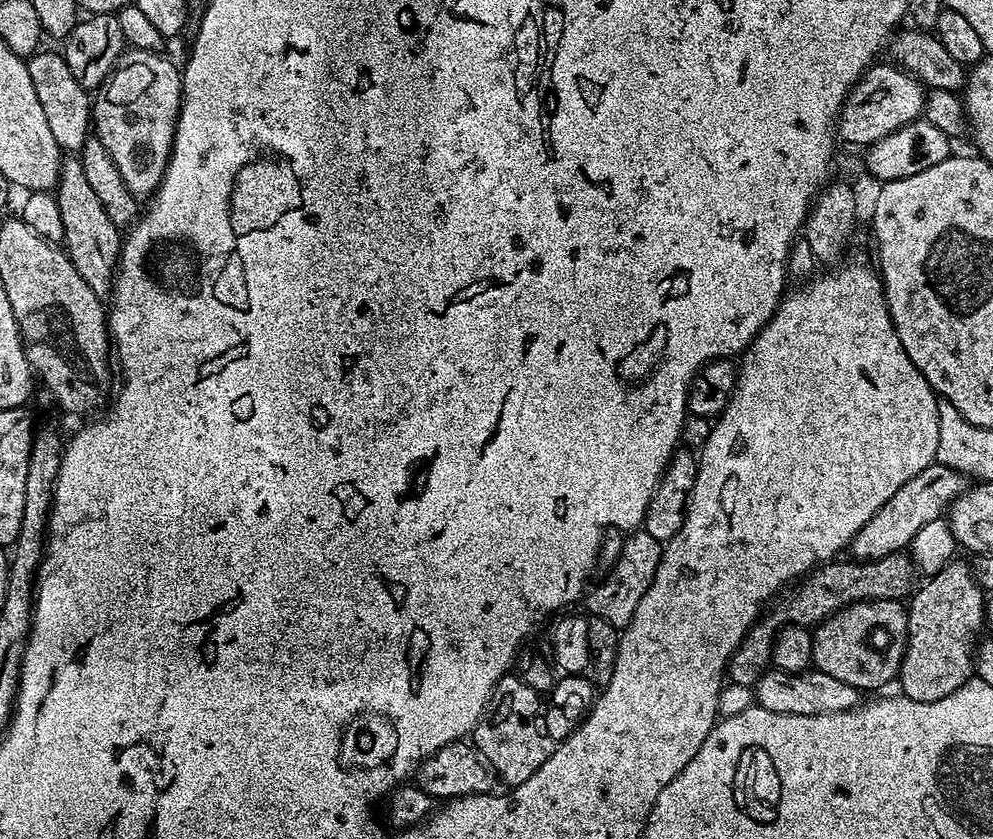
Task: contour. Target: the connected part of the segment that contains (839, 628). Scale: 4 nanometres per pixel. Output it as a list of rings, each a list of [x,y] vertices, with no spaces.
[[[863,600],[839,608],[833,616],[815,625],[812,632],[812,662],[815,671],[831,674],[861,690],[880,688],[897,679],[908,641],[908,610],[899,600]]]

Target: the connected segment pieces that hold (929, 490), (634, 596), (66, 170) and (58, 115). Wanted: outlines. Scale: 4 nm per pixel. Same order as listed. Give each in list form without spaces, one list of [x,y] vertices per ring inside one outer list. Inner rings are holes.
[[[931,464],[922,470],[922,474],[914,474],[906,486],[898,486],[898,491],[854,534],[850,545],[850,556],[853,561],[863,562],[886,558],[895,552],[904,552],[911,545],[914,534],[926,526],[926,522],[941,519],[951,508],[957,498],[966,490],[966,477],[961,472],[950,470],[941,464]],[[852,552],[852,553],[851,553]]]
[[[637,530],[627,537],[624,549],[612,568],[612,573],[583,597],[582,604],[589,608],[592,616],[610,622],[617,630],[622,630],[634,618],[634,610],[638,610],[638,602],[642,602],[642,594],[650,590],[654,582],[654,574],[658,570],[658,562],[664,553],[664,544],[659,540],[650,538],[643,530]]]
[[[68,158],[61,163],[60,178],[54,195],[58,202],[58,211],[62,214],[62,247],[68,253],[69,262],[74,270],[78,270],[78,274],[82,274],[82,282],[86,282],[86,286],[90,286],[96,296],[107,297],[111,293],[120,263],[122,232],[114,226],[114,222],[110,222],[102,202],[86,179],[79,158]]]
[[[37,50],[27,57],[30,82],[34,82],[34,91],[38,94],[38,103],[46,113],[46,123],[50,126],[50,134],[54,134],[54,142],[58,142],[58,146],[65,153],[76,154],[90,135],[90,96],[78,82],[78,78],[70,74],[70,66],[66,66],[59,51],[44,51]]]

